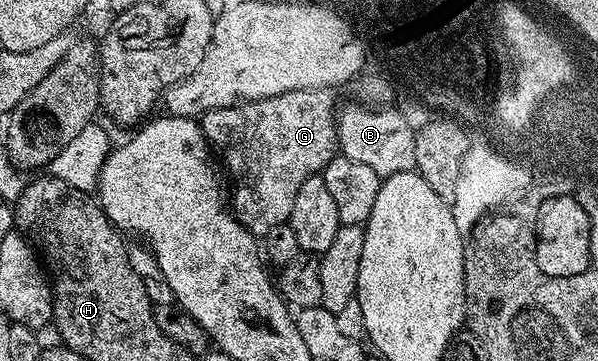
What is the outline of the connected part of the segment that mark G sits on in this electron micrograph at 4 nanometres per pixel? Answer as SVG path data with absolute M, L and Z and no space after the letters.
M301 89L259 101L244 101L241 105L213 109L202 114L200 124L206 144L217 156L218 153L222 156L234 180L232 212L255 239L268 235L272 227L289 222L296 195L304 185L304 179L319 176L326 164L339 152L334 95L334 89Z

